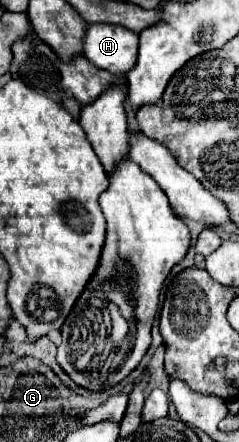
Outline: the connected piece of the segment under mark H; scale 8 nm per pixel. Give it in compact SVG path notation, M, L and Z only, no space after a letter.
M89 25L83 37L83 57L109 73L127 73L137 61L137 37L119 25Z

